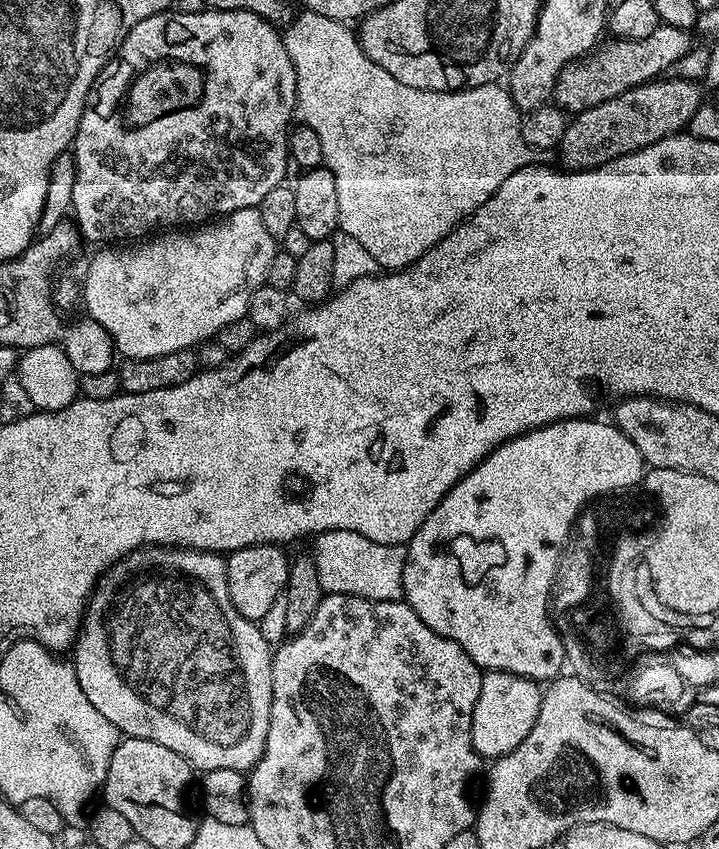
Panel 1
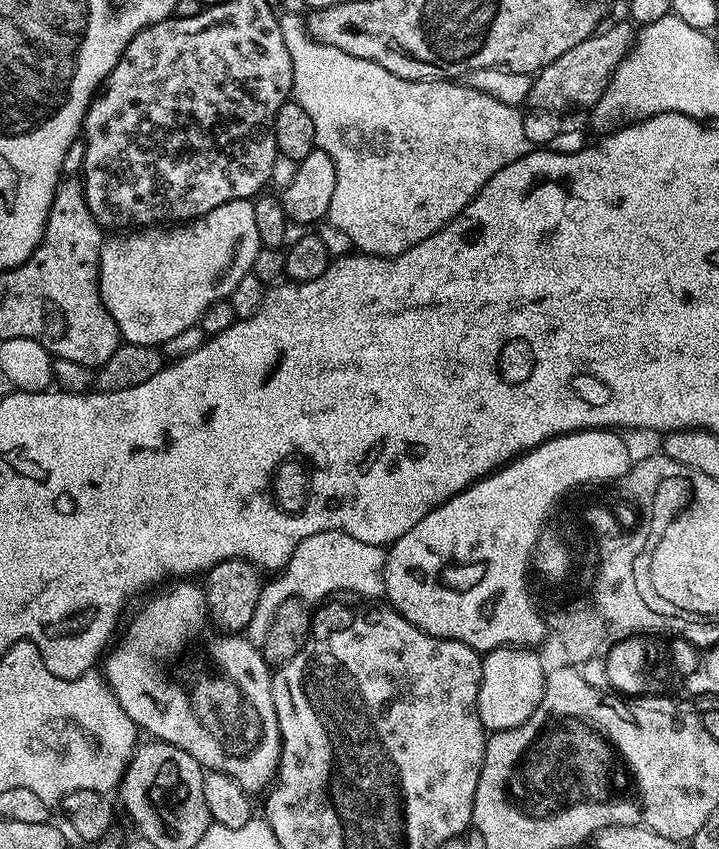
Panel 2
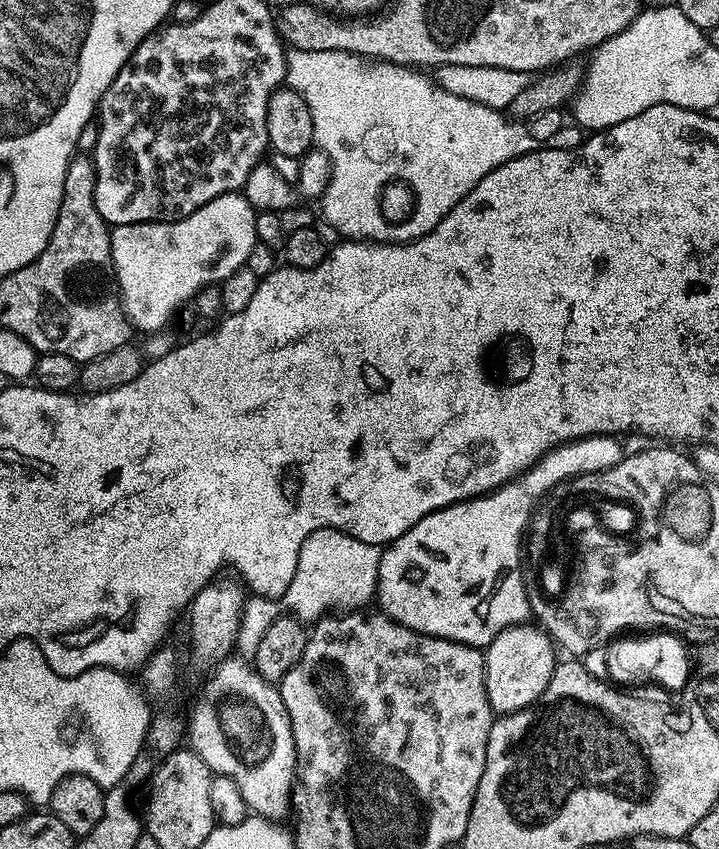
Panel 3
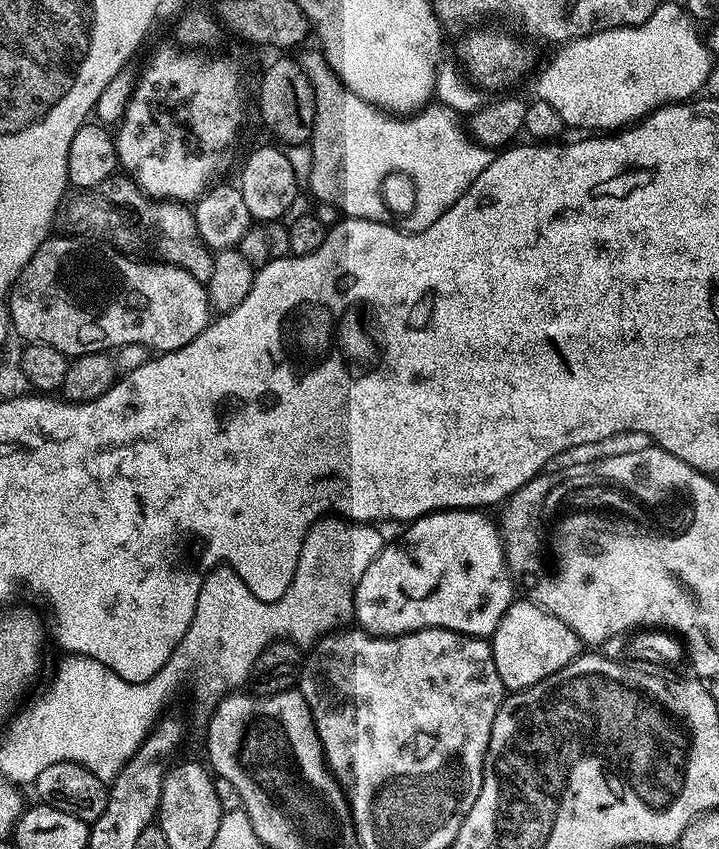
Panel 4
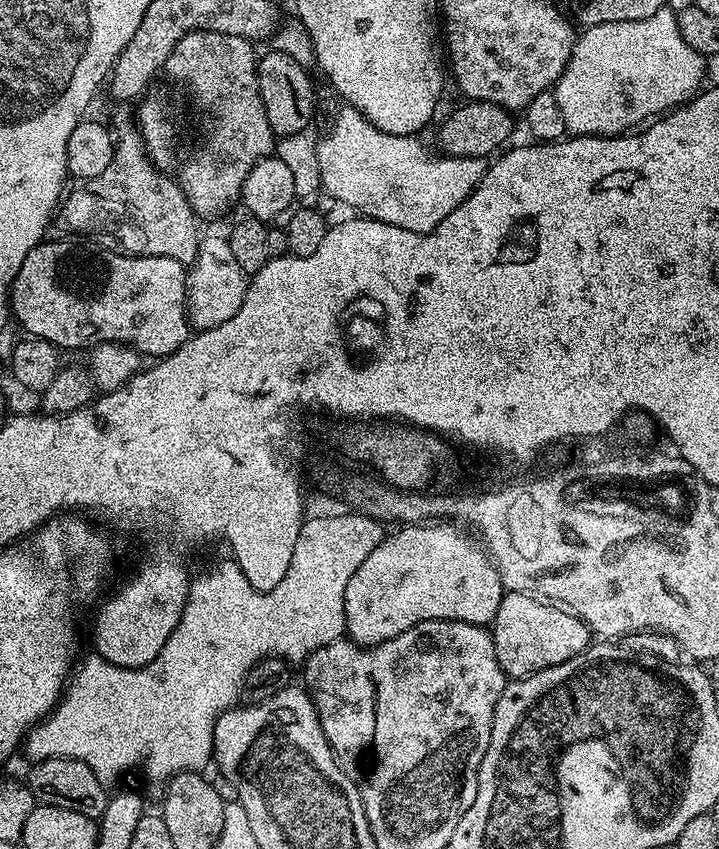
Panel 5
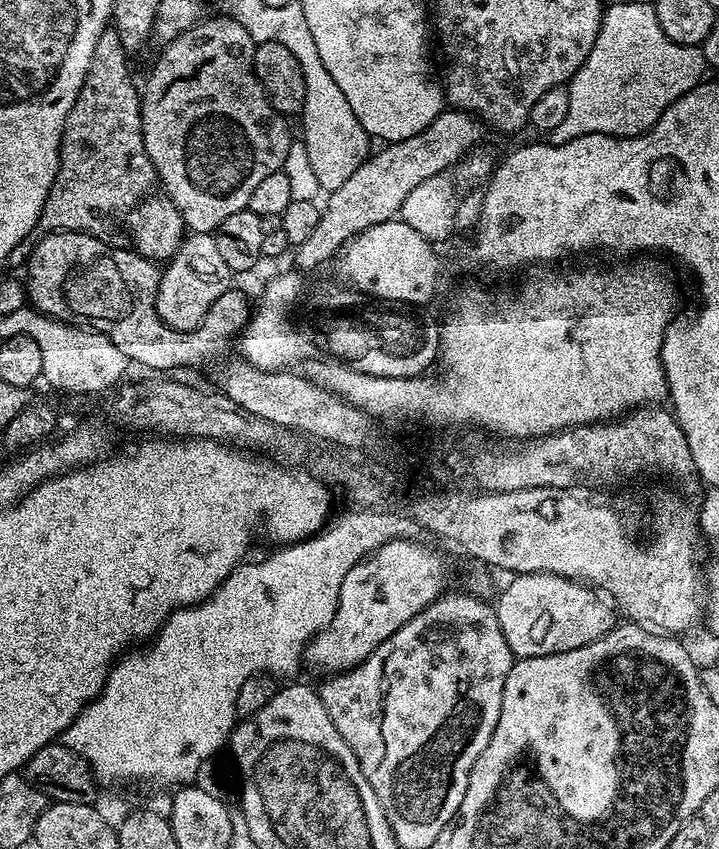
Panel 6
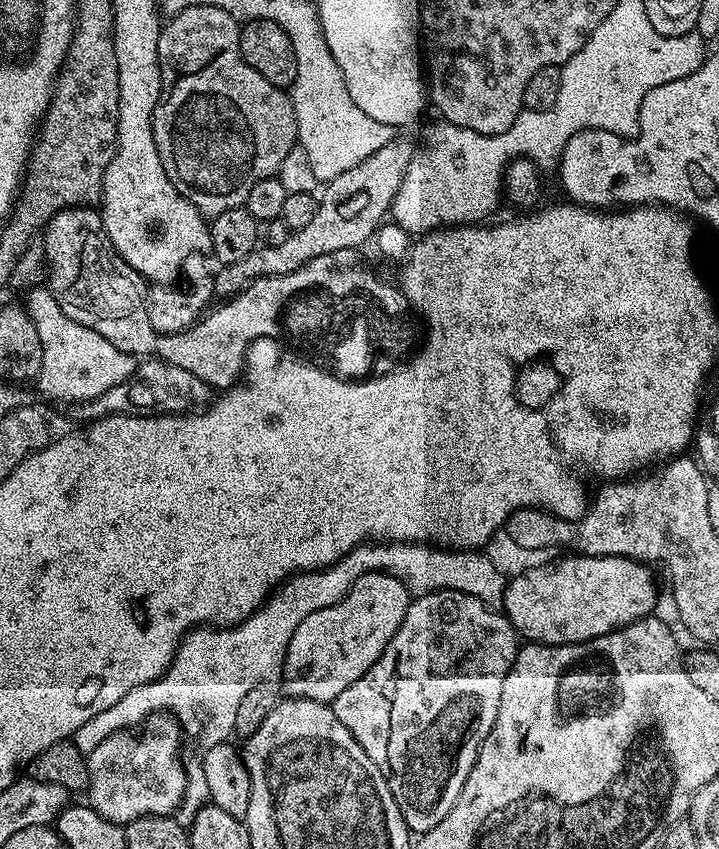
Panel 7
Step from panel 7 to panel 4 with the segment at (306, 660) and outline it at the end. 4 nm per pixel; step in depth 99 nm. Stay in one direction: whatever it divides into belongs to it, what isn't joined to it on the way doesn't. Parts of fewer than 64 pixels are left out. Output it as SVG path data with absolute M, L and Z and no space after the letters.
M458 508L429 512L411 521L400 540L385 543L374 562L366 566L354 594L354 620L359 627L381 638L402 636L423 628L445 628L467 636L491 637L514 599L501 529L483 511Z

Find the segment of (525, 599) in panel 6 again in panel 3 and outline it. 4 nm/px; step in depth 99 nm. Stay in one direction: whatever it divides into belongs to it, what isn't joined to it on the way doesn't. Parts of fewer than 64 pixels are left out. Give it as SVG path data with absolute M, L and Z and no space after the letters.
M531 623L516 624L512 628L507 628L499 632L492 643L486 649L484 665L486 666L486 694L490 698L490 706L493 713L503 714L505 712L517 712L518 710L530 706L546 690L550 678L554 674L558 663L557 645L551 636L544 631L543 627L535 626L531 628Z

